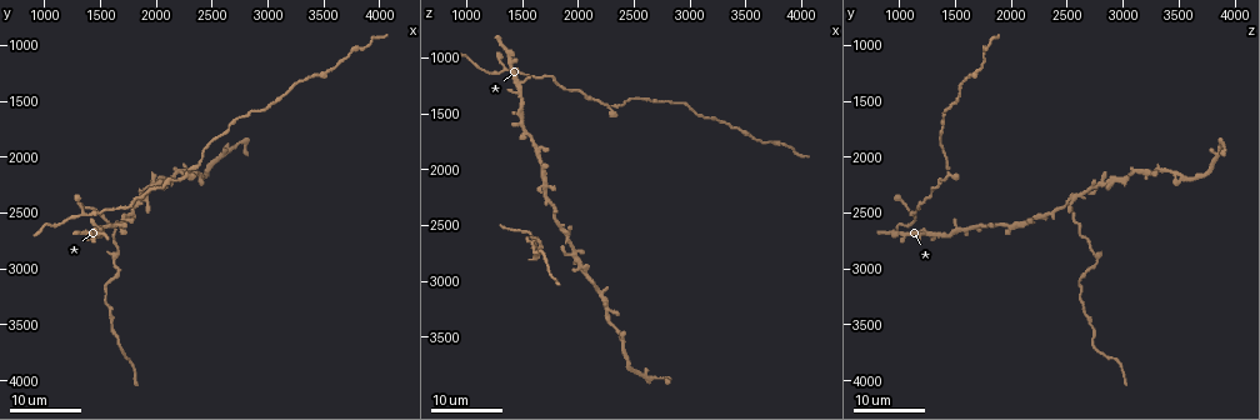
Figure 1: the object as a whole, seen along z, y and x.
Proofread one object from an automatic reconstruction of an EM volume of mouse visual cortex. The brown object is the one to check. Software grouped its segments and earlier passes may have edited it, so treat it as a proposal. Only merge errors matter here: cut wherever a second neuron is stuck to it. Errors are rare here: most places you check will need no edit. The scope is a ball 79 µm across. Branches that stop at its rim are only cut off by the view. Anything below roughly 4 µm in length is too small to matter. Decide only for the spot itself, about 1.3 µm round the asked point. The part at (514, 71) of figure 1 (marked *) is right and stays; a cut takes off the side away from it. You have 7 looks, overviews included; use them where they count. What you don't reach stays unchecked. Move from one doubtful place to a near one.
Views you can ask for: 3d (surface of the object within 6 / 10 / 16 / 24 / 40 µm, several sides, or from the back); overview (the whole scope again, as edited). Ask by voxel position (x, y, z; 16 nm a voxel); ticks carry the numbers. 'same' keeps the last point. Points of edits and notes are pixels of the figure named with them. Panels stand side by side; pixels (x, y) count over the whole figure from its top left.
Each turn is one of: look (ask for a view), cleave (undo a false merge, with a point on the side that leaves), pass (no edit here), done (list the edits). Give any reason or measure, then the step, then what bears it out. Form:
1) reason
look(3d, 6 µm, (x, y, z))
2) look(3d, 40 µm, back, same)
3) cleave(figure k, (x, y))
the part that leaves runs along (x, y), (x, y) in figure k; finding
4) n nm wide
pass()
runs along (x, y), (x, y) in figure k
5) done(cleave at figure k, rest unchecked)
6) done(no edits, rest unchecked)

calibre changes
look(3d, 16 µm, (1560, 3120, 2600))

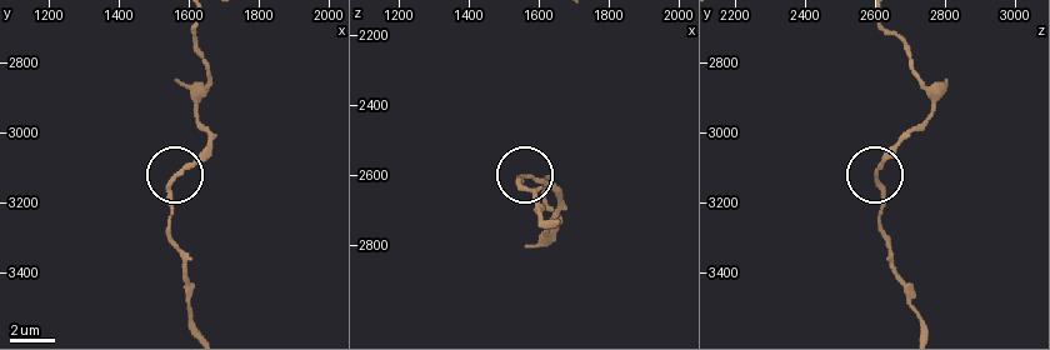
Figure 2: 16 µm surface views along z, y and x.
look(3d, 10 µm, (1570, 3130, 2600))

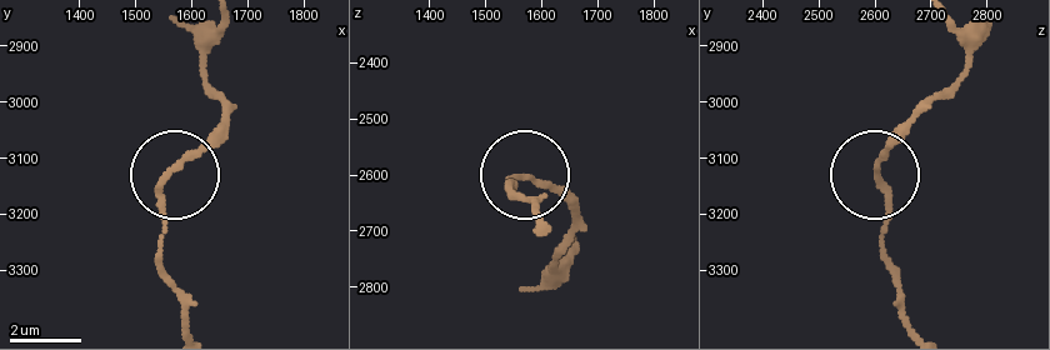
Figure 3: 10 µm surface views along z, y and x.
pass()
continuous, no second neuron

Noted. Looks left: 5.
looks like a crossing
look(3d, 24 µm, (1960, 2260, 2780))

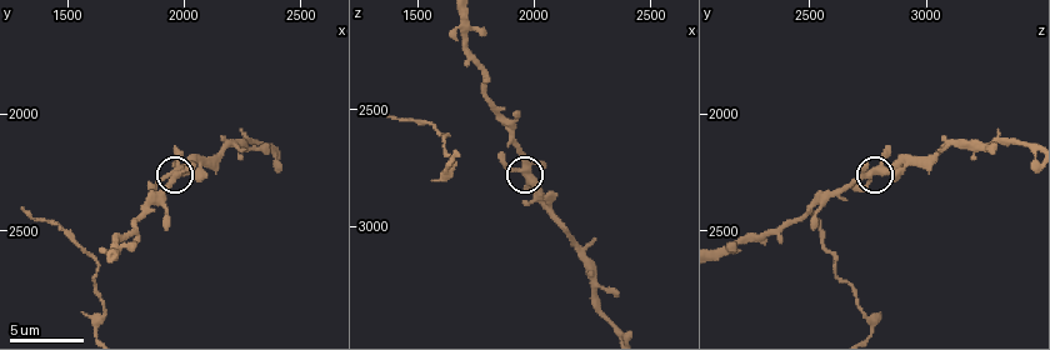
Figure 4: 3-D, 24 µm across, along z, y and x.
look(3d, 6 µm, (1940, 2250, 2760))

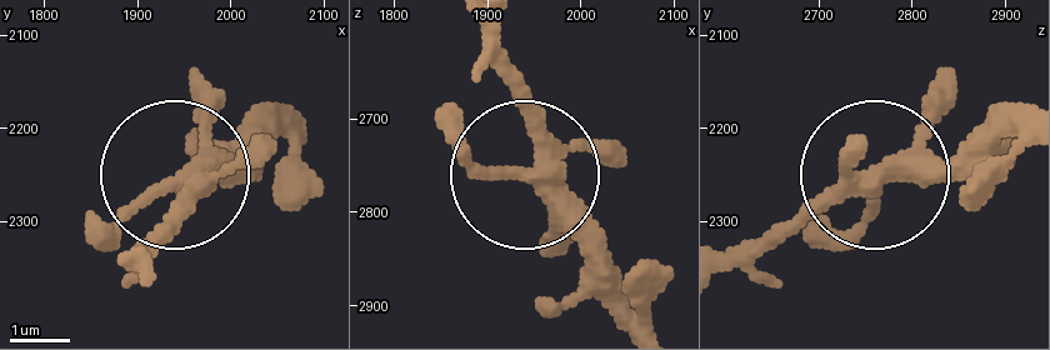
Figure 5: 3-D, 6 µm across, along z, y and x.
pass()
runs along (135, 269), (184, 219), (184, 184), (160, 184), (105, 239) in figure 5; continuous, no second neuron

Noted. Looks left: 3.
thick turns thin
look(3d, 24 µm, (2800, 1860, 3880))

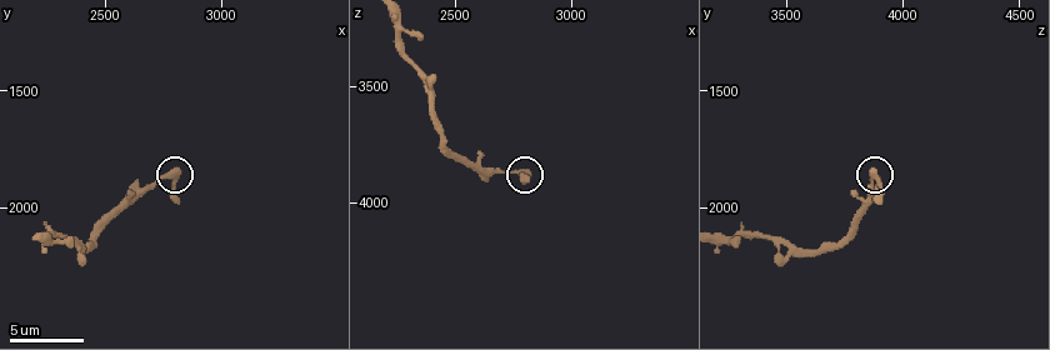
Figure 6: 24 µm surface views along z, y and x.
look(3d, 6 µm, (2770, 1870, 3880))

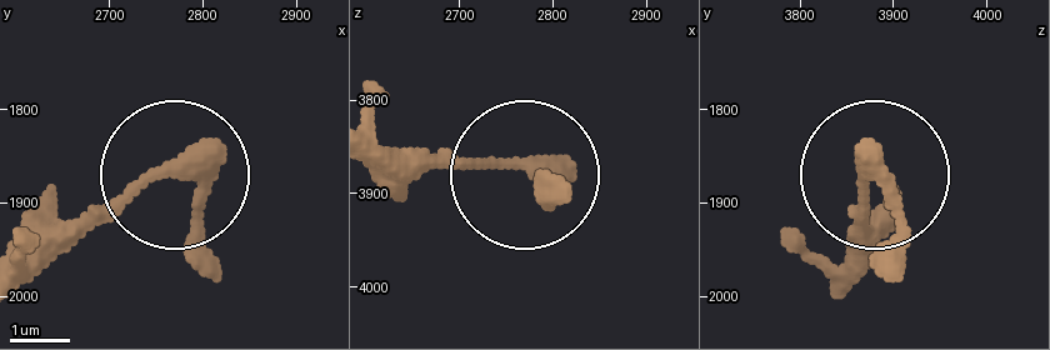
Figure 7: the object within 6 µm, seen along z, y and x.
330 nm wide
pass()
continuous, no second neuron

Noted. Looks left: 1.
done(no edits, rest unchecked)

